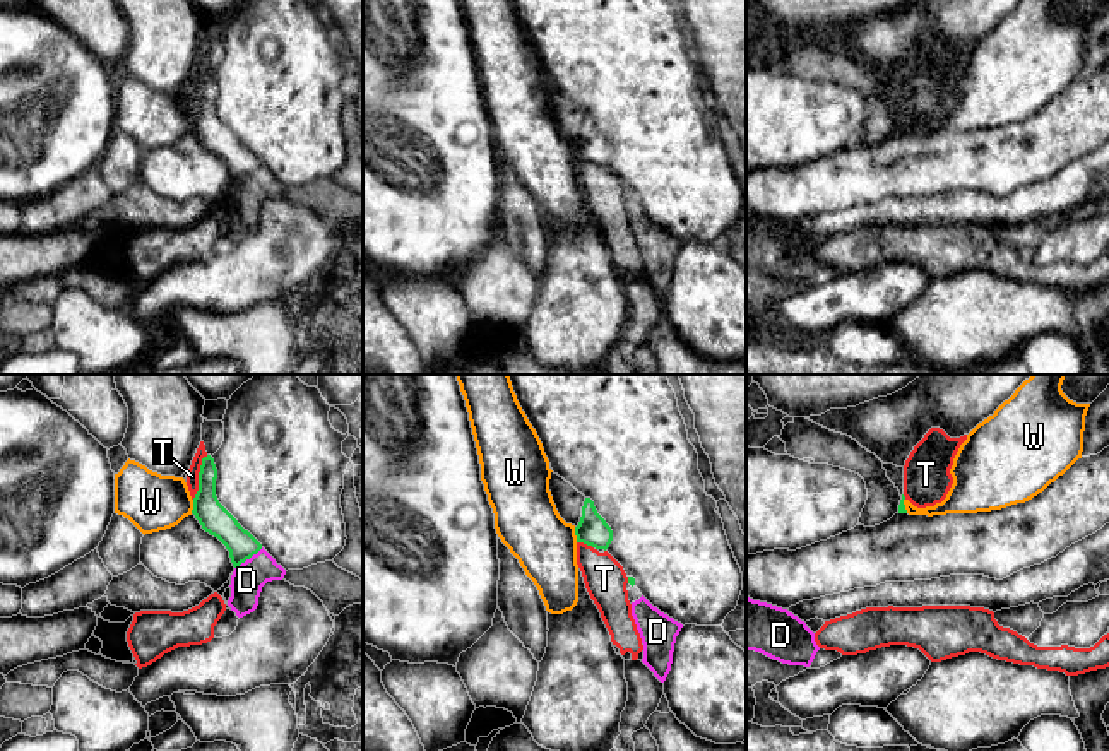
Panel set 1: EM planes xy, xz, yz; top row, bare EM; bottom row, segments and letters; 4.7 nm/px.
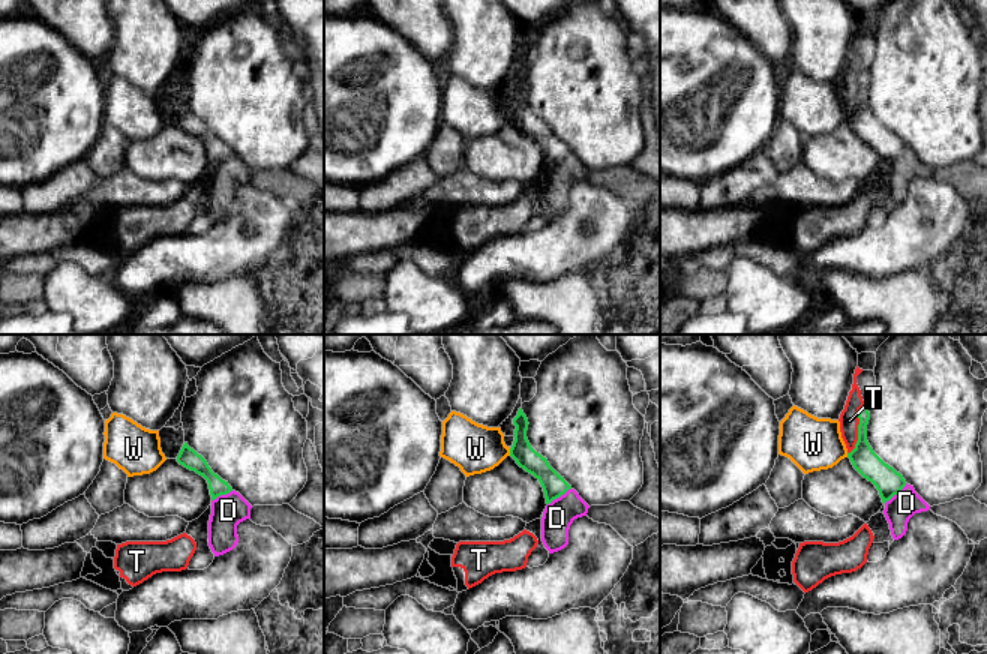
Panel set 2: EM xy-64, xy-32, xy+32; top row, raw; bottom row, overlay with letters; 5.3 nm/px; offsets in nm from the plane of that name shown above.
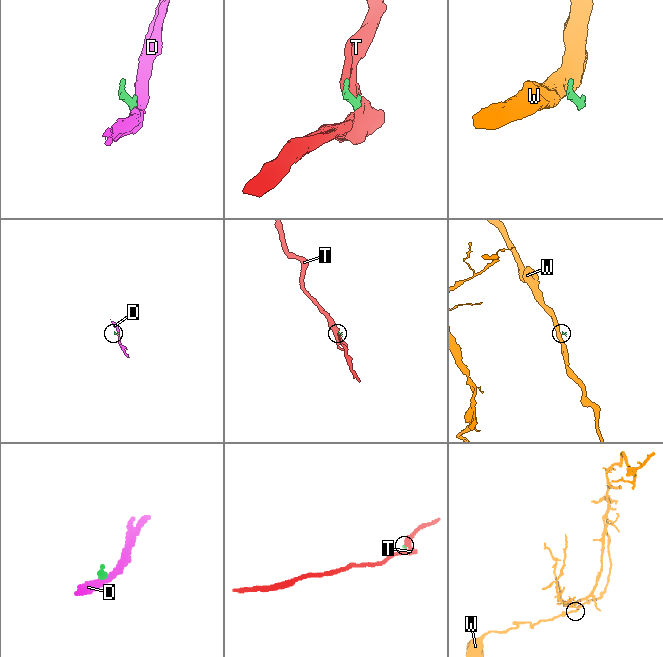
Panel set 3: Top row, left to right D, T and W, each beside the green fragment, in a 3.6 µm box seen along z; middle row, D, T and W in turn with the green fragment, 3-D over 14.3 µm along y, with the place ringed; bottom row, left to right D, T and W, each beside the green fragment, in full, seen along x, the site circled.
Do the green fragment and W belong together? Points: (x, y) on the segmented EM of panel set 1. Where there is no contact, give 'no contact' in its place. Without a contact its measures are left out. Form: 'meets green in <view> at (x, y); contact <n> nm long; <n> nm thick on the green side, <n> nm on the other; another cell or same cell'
meets green in xz at (575, 534); contact 70 nm long; 140 nm thick on the green side, 300 nm on the other; another cell

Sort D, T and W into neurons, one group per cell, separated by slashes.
D / T / W

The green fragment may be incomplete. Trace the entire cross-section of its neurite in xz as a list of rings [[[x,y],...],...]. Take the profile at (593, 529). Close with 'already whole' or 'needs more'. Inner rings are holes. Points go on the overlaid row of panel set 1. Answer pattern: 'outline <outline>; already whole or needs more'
outline [[[551,472],[549,491],[560,517],[575,527],[577,542],[606,551],[613,541],[613,530],[597,513],[594,501],[554,472]]]; needs more

